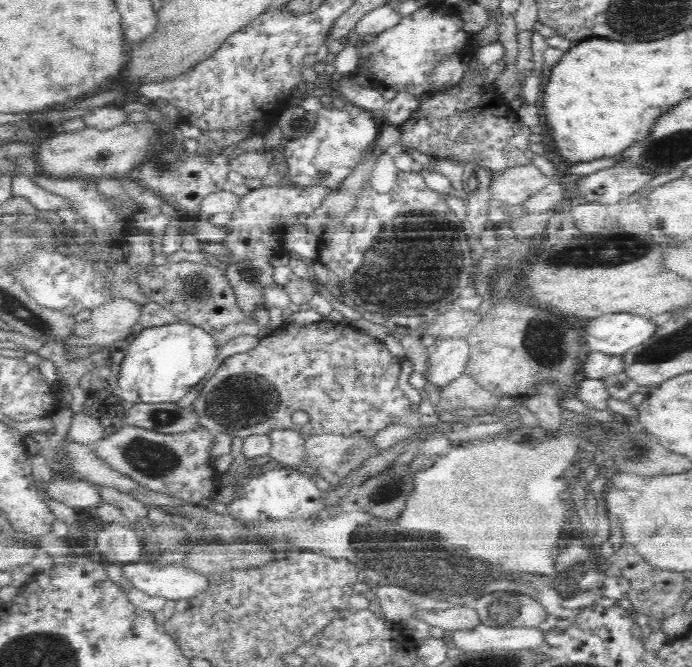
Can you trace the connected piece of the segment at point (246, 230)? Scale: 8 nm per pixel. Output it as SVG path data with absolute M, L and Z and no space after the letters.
M309 184L300 186L270 186L260 189L248 190L242 197L239 208L234 212L230 225L230 236L226 238L224 246L229 249L227 254L231 260L226 268L226 278L232 283L232 288L238 295L238 303L248 311L254 311L256 304L260 304L261 286L274 281L272 278L273 267L270 257L283 251L280 237L272 230L280 222L291 222L294 219L308 216L321 208L324 200L334 192L335 188L324 184Z

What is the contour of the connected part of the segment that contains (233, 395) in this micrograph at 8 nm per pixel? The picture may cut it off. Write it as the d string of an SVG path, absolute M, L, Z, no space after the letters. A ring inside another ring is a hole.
M329 316L327 319L322 319L311 324L302 324L302 322L285 322L279 327L276 327L265 337L259 339L259 343L253 346L250 350L244 352L237 352L228 355L221 360L221 364L217 365L216 370L206 377L203 382L196 385L193 390L197 391L195 399L187 405L192 408L192 413L196 415L196 425L199 429L216 430L218 433L229 434L231 437L240 438L244 441L255 435L270 435L276 430L294 429L300 435L320 435L323 433L334 432L335 434L354 434L354 432L364 432L367 436L374 437L382 428L386 428L388 424L396 424L400 420L404 420L409 415L411 407L410 400L402 393L398 387L398 376L400 372L402 359L388 351L383 341L373 338L360 328L354 328L350 324L342 321L342 317ZM302 408L308 410L312 416L312 421L306 426L294 426L290 414L292 410Z

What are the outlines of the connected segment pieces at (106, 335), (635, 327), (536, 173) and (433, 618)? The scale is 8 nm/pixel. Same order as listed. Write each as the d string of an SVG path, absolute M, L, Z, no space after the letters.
M112 300L108 304L94 308L89 321L93 326L92 336L84 338L86 345L112 345L129 336L144 320L141 306L128 300Z
M620 311L590 319L583 334L592 351L623 355L652 338L656 328L653 317Z
M518 166L492 179L490 191L495 202L520 206L544 190L551 181L538 167Z
M456 606L434 612L416 612L416 618L422 618L432 626L446 631L471 629L481 623L479 611L471 606Z

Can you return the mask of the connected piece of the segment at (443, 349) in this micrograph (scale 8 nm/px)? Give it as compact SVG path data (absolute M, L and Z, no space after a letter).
M467 336L427 341L426 347L429 355L429 371L423 380L444 387L453 378L465 372L470 354L470 343L468 343Z

